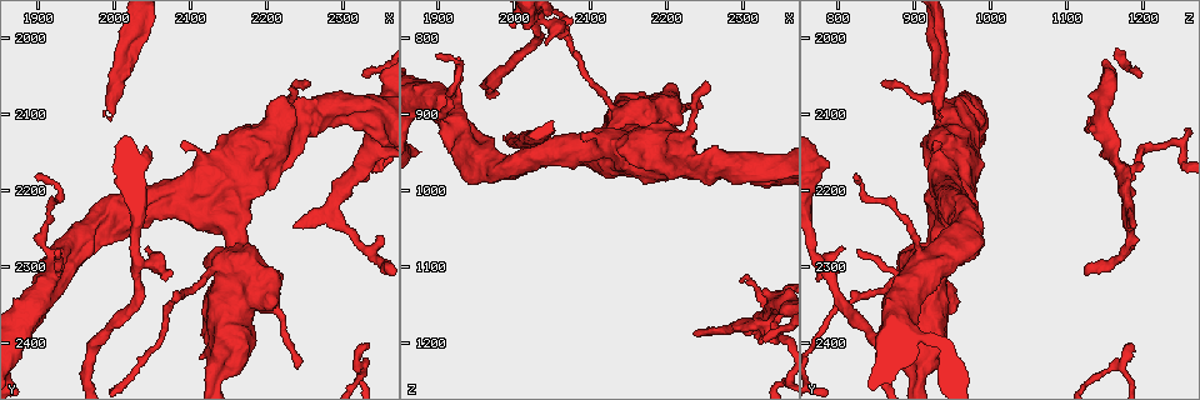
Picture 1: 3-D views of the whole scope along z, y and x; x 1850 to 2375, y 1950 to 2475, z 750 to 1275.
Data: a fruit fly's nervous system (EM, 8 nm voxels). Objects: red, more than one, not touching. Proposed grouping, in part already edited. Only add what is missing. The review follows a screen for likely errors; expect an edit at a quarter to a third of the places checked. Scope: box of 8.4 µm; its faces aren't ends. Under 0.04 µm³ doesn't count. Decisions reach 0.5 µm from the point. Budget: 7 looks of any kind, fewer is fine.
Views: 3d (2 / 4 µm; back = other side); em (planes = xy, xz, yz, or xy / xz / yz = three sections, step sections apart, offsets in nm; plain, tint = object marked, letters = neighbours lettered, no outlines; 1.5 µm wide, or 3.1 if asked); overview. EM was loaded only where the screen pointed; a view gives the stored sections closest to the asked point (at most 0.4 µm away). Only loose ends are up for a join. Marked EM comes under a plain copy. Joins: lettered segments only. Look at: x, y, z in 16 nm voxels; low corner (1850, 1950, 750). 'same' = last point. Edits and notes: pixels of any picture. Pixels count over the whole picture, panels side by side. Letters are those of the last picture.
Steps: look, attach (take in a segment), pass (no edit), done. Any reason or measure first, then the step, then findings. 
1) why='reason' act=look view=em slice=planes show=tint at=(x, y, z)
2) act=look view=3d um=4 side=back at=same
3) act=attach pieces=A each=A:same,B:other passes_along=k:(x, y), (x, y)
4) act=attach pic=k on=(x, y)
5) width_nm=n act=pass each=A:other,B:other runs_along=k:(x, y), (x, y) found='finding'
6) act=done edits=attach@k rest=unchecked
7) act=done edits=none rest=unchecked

why='free end' act=look view=3d um=4 at=(2235, 2250, 1185)

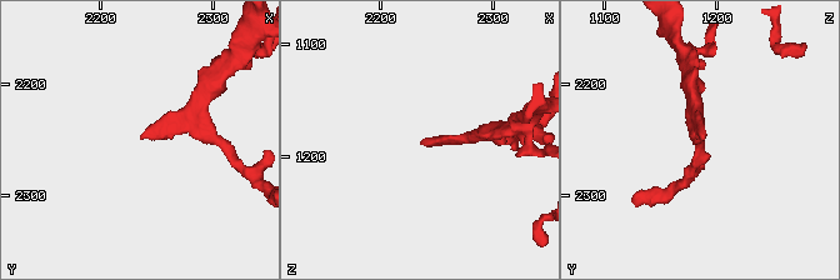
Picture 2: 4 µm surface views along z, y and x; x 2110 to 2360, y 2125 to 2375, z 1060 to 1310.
act=look view=em slice=planes show=letters at=(2234, 2248, 1186)

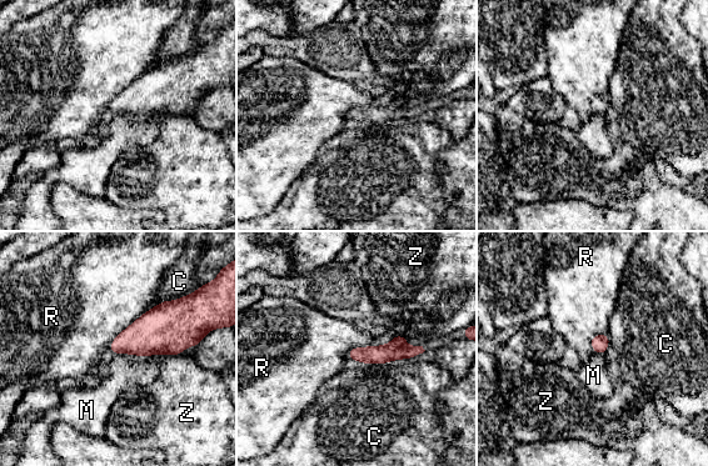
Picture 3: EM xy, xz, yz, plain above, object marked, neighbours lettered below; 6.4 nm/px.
longest_contact=R:360nm act=attach pieces=M each=C:other,M:same,R:other,Z:other found='the neuron continues'

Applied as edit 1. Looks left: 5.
why='see it whole again' act=look view=overview

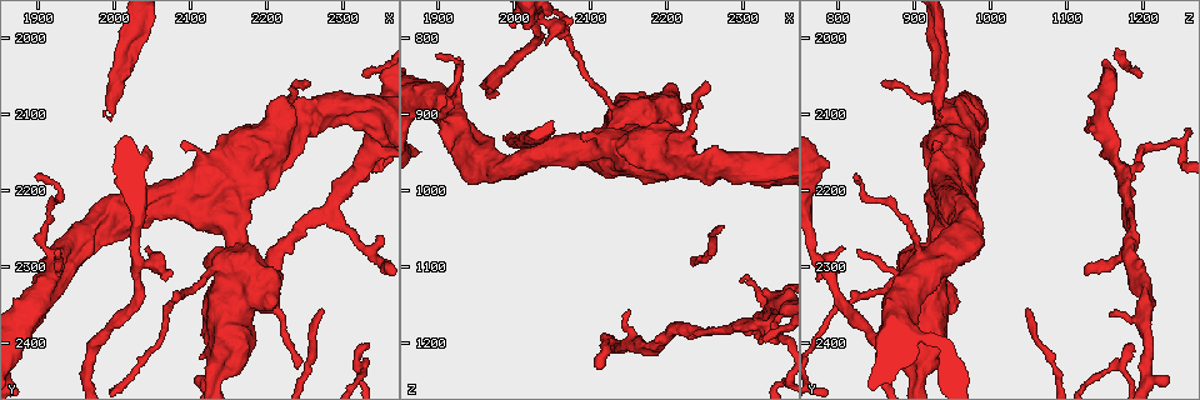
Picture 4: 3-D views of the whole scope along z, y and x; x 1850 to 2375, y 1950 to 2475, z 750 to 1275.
why='an open end' act=look view=em slice=xz step=4 show=letters at=(2250, 2060, 855)

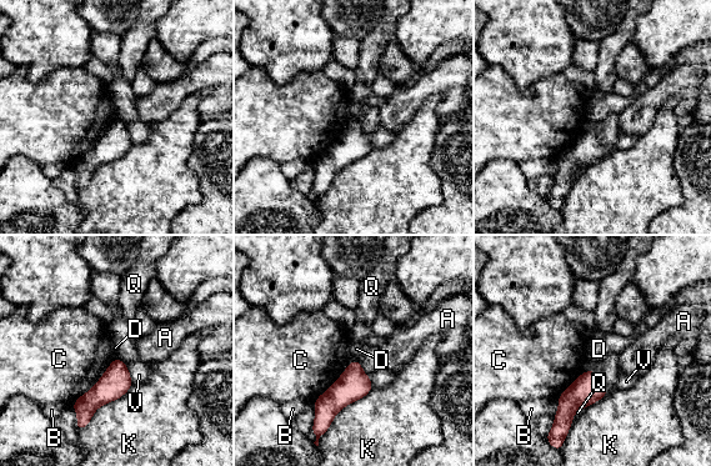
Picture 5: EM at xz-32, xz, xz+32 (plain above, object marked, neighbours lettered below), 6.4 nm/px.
act=look view=em slice=planes show=letters at=same

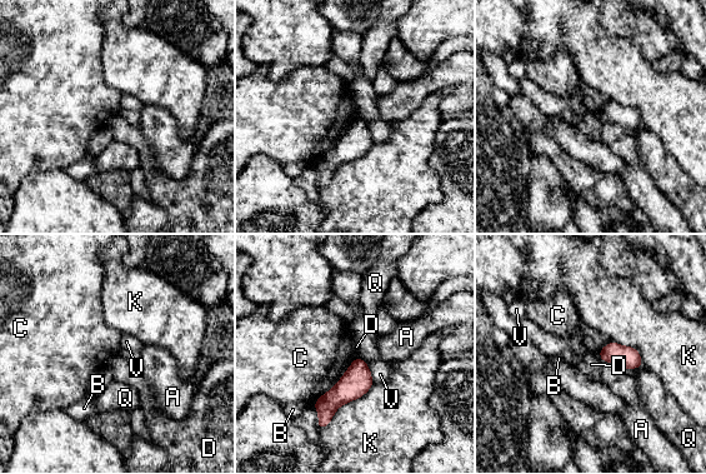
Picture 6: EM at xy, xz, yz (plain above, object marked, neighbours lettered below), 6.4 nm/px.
longest_contact=K:480nm act=pass each=A:other,B:other,C:other,D:other,K:other,Q:other,V:other border=6:(597, 354), (602, 362) found='no lettered segment goes on from it'

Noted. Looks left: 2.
act=look view=3d um=4 at=(2015, 2165, 790)

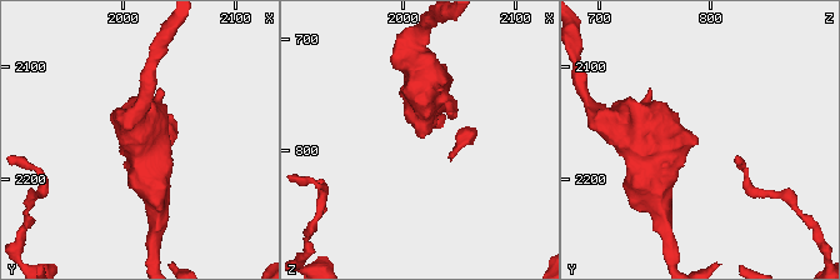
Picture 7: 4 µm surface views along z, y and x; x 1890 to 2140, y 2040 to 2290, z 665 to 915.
why='shape alone is not enough' act=look view=em slice=xz step=4 show=letters at=(2016, 2164, 788)

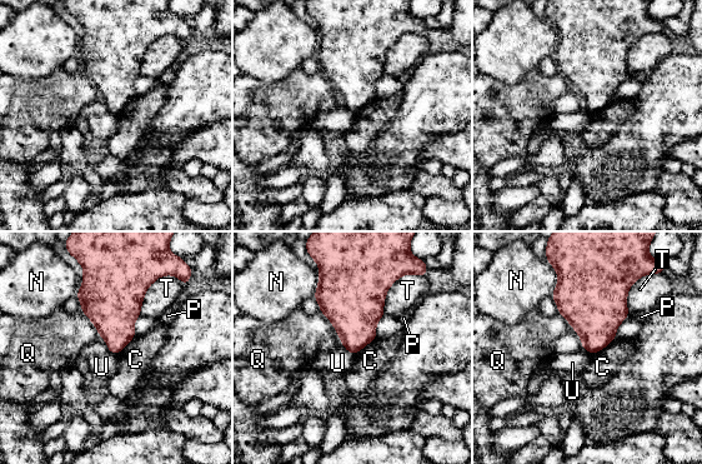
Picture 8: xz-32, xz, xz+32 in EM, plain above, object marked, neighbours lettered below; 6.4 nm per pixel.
act=pass each=C:other,N:other,P:other,Q:other,T:other,U:other border=8:(345, 349), (354, 355) found='none of them fits'

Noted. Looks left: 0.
act=done edits=attach@3 rest=unchecked

